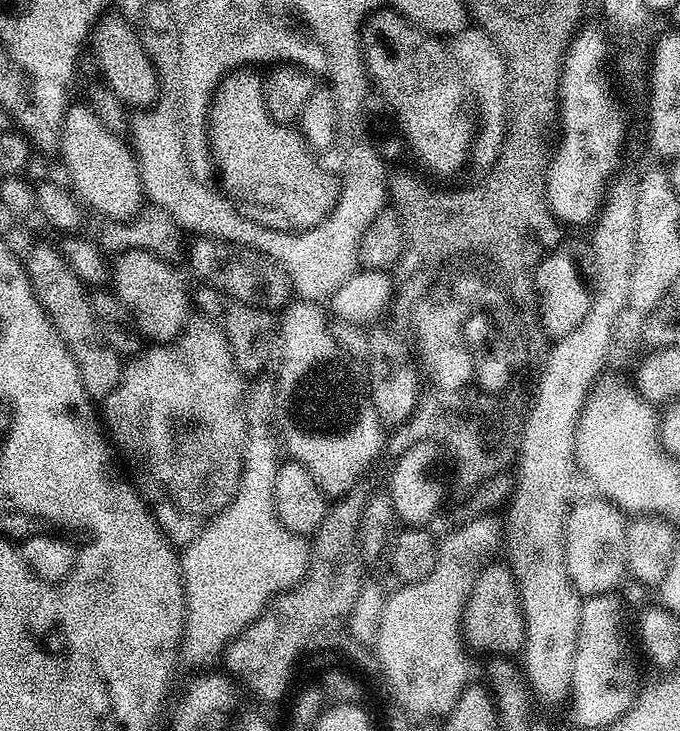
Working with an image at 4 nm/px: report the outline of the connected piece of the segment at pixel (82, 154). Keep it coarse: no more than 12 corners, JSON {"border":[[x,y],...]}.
{"border":[[69,103],[58,155],[83,207],[131,220],[146,197],[135,151]]}

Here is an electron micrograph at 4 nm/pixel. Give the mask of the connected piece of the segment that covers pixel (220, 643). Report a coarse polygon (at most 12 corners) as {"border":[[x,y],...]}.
{"border":[[249,391],[236,497],[179,553],[180,660],[211,669],[309,541],[275,508],[270,405]]}

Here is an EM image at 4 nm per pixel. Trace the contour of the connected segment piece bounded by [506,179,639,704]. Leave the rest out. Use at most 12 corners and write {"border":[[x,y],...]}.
{"border":[[617,179],[586,318],[547,349],[518,441],[506,563],[533,697],[572,695],[581,593],[564,524],[584,399],[614,352],[638,234]]}

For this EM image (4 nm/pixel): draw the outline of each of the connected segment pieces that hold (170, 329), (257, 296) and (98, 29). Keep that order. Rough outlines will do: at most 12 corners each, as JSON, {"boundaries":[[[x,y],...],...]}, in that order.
{"boundaries":[[[122,252],[110,284],[149,341],[175,340],[190,288],[161,256]],[[196,236],[186,260],[201,285],[255,308],[293,299],[290,278],[242,244]],[[122,14],[101,16],[90,52],[129,109],[161,99],[156,63]]]}

